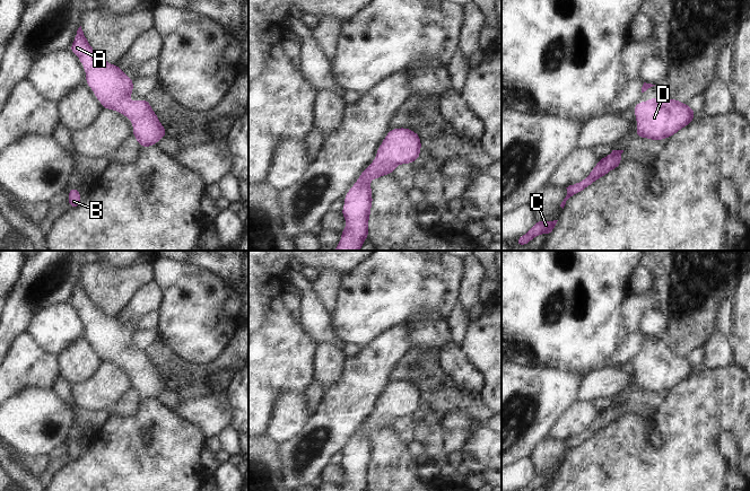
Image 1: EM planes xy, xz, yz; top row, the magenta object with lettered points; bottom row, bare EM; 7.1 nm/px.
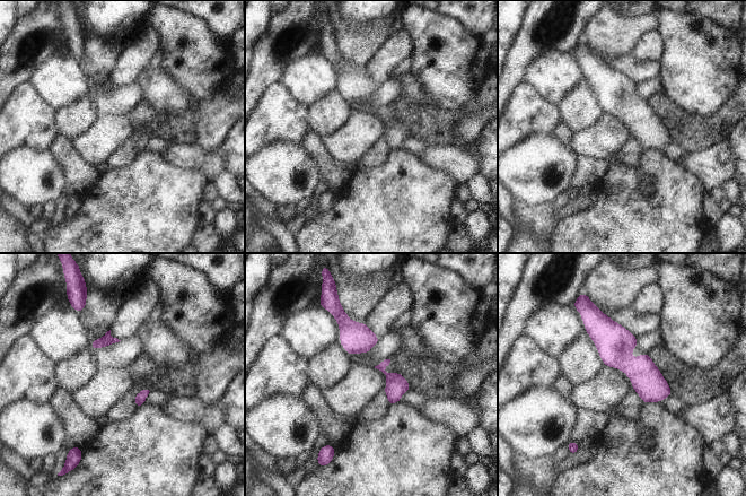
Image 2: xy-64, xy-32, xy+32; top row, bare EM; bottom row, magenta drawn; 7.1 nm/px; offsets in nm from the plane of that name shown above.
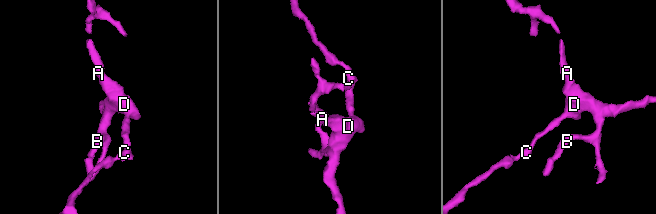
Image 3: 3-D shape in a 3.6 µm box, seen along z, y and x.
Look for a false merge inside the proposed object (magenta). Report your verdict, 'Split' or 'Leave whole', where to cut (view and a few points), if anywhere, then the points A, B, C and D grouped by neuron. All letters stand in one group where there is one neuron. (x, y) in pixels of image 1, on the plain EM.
Leave whole. No split. Groups: A B C D.

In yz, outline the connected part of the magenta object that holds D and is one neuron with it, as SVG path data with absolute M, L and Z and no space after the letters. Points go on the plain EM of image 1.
M652 350L646 354L638 354L634 365L637 374L635 388L655 394L671 391L692 376L697 366L689 357L683 357L674 350L669 353Z

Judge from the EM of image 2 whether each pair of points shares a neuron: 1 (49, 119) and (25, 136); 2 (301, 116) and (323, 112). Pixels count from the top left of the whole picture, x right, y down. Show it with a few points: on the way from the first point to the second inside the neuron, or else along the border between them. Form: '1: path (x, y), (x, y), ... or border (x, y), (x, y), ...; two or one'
1: path (43, 119), (31, 130); one
2: border (309, 109), (309, 121), (313, 129); two

